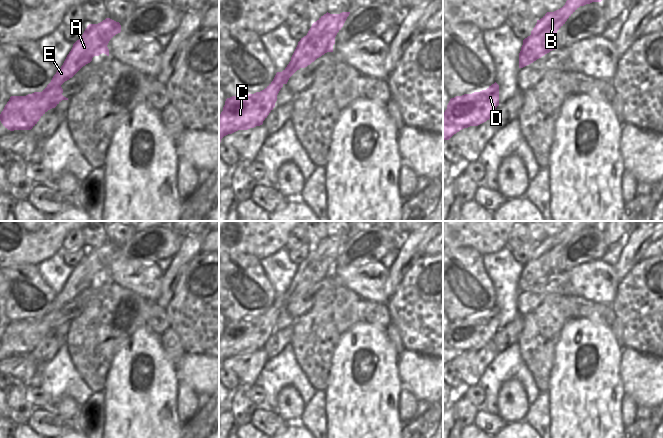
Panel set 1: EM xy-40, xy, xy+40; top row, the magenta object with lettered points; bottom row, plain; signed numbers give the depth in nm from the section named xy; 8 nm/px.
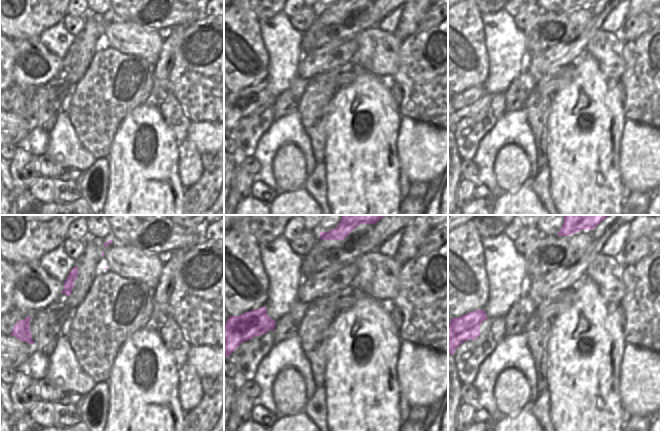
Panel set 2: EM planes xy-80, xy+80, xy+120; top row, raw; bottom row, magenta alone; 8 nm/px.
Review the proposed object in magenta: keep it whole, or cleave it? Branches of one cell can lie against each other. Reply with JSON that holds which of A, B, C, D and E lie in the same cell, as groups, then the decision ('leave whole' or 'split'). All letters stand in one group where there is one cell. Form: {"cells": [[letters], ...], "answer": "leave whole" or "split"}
{"cells": [["A", "B", "C", "D", "E"]], "answer": "leave whole"}

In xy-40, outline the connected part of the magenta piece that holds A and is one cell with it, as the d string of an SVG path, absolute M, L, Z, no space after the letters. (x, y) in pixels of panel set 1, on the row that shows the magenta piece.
M110 18L98 24L89 24L42 92L10 97L0 114L3 126L10 131L31 130L48 110L55 108L62 100L68 100L62 95L61 85L90 63L94 56L102 53L109 56L107 45L120 32L120 23Z

